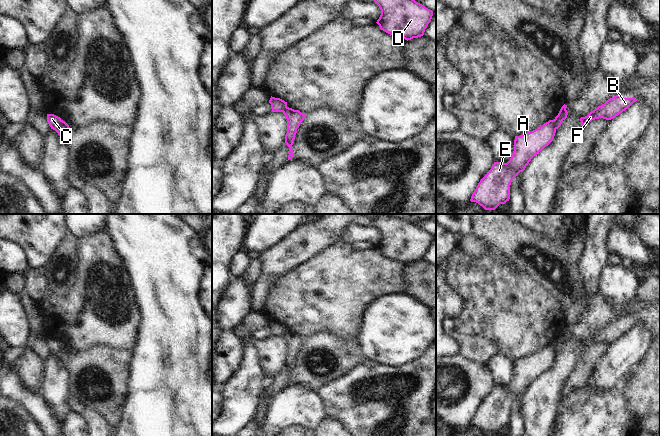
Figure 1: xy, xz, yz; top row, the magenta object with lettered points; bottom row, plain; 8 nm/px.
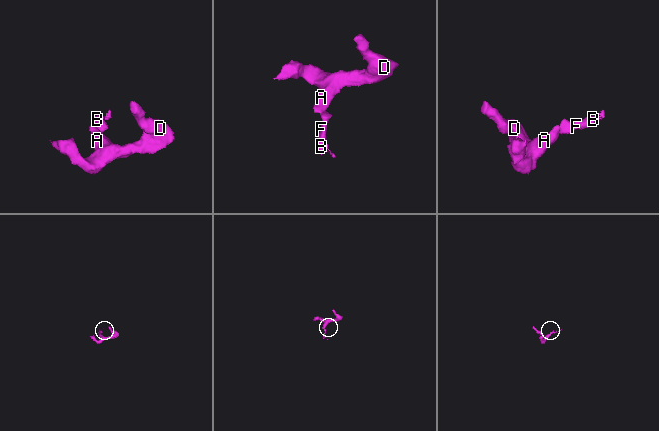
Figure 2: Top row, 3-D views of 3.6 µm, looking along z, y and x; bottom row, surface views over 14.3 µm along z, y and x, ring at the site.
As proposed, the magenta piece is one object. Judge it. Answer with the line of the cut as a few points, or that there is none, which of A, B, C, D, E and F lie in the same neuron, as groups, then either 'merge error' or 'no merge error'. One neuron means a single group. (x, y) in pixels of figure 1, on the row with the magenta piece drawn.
cut in yz along (552, 120), (556, 128); A C D E / B F; merge error

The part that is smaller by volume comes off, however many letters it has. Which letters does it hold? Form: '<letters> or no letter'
B, F.

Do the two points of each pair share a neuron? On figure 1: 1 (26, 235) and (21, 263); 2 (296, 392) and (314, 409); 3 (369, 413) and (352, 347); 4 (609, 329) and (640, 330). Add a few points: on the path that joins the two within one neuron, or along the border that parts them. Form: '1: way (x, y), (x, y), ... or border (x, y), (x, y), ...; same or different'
1: border (10, 241), (17, 244), (25, 253), (27, 269); different
2: way (300, 396), (310, 406); same
3: border (362, 357), (355, 365), (337, 377); different
4: border (649, 329), (637, 323), (610, 343); different

